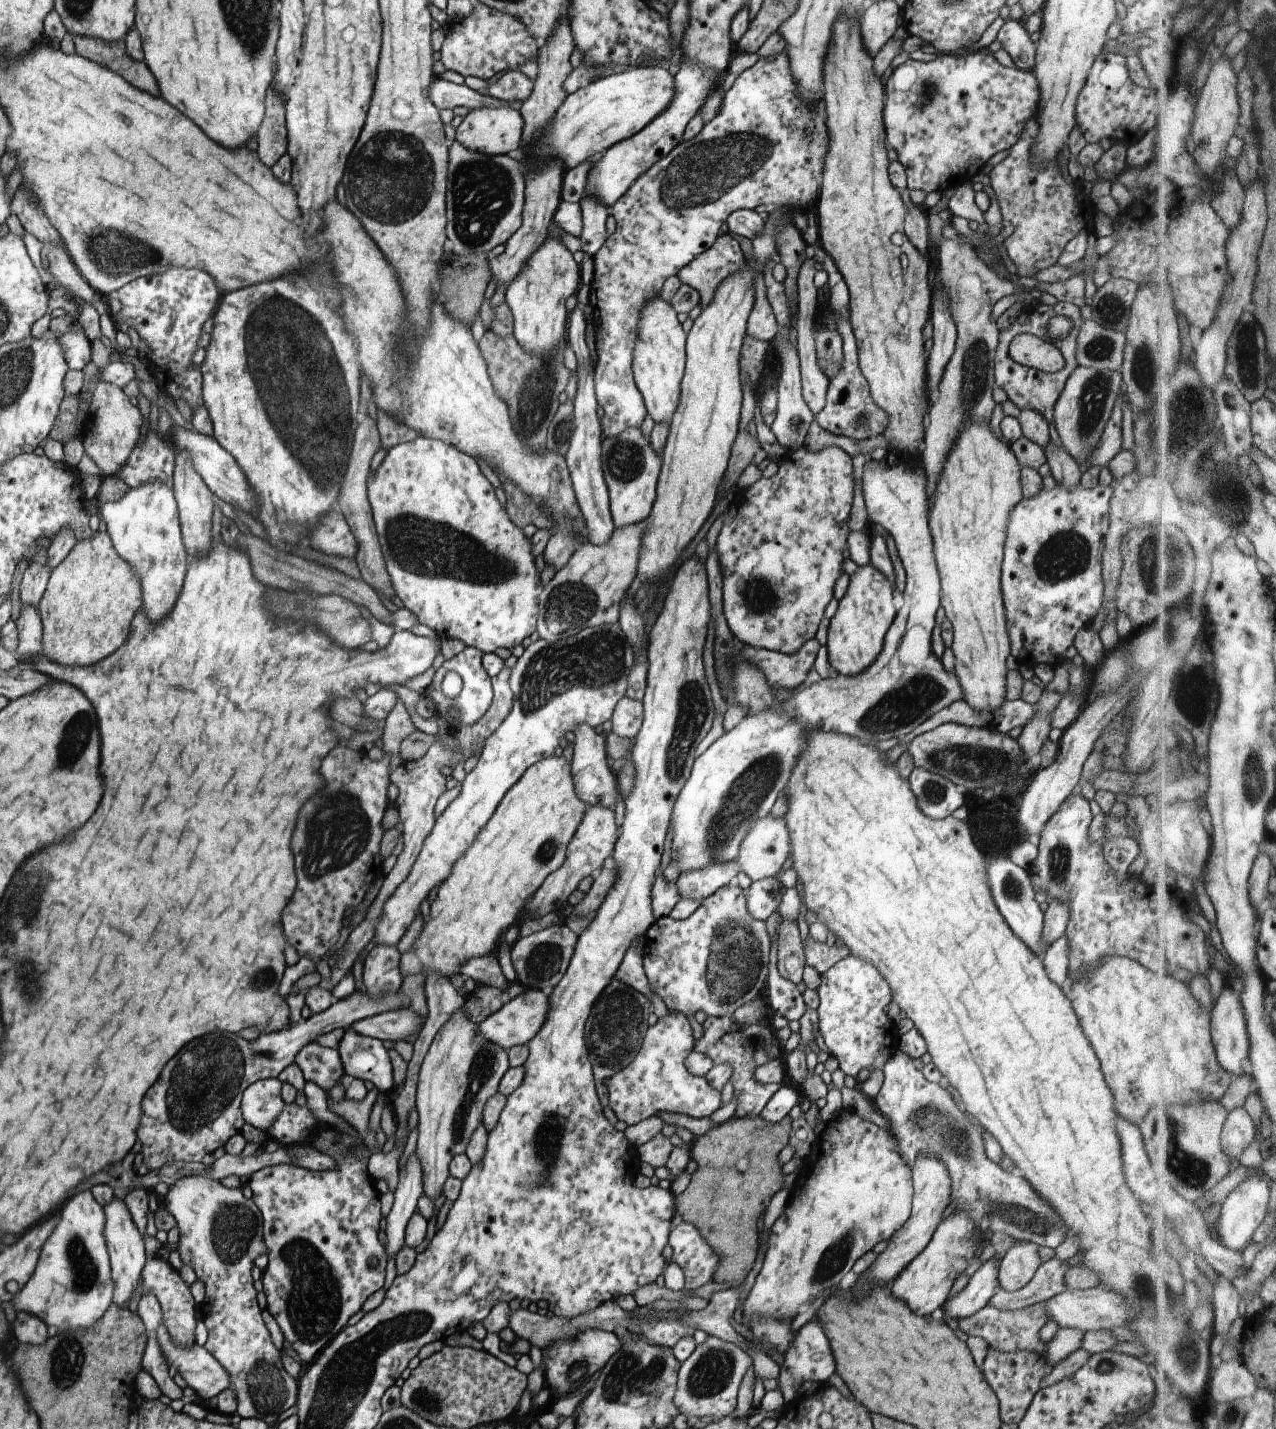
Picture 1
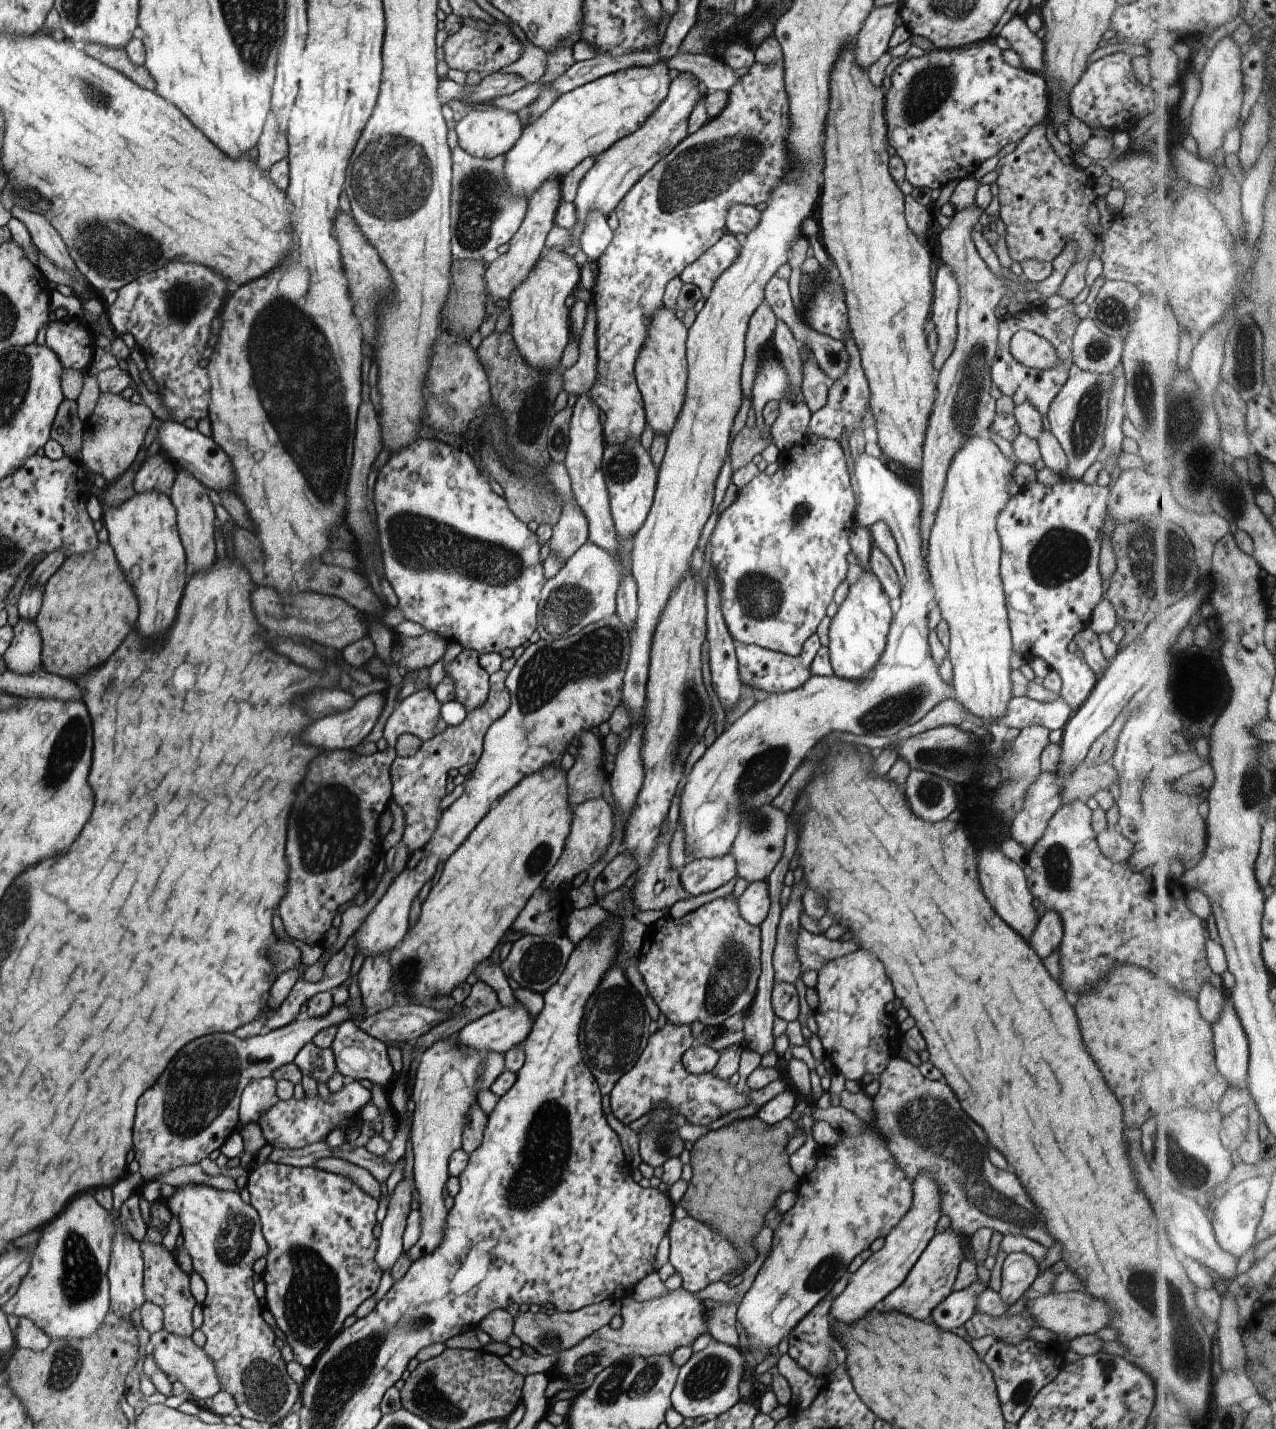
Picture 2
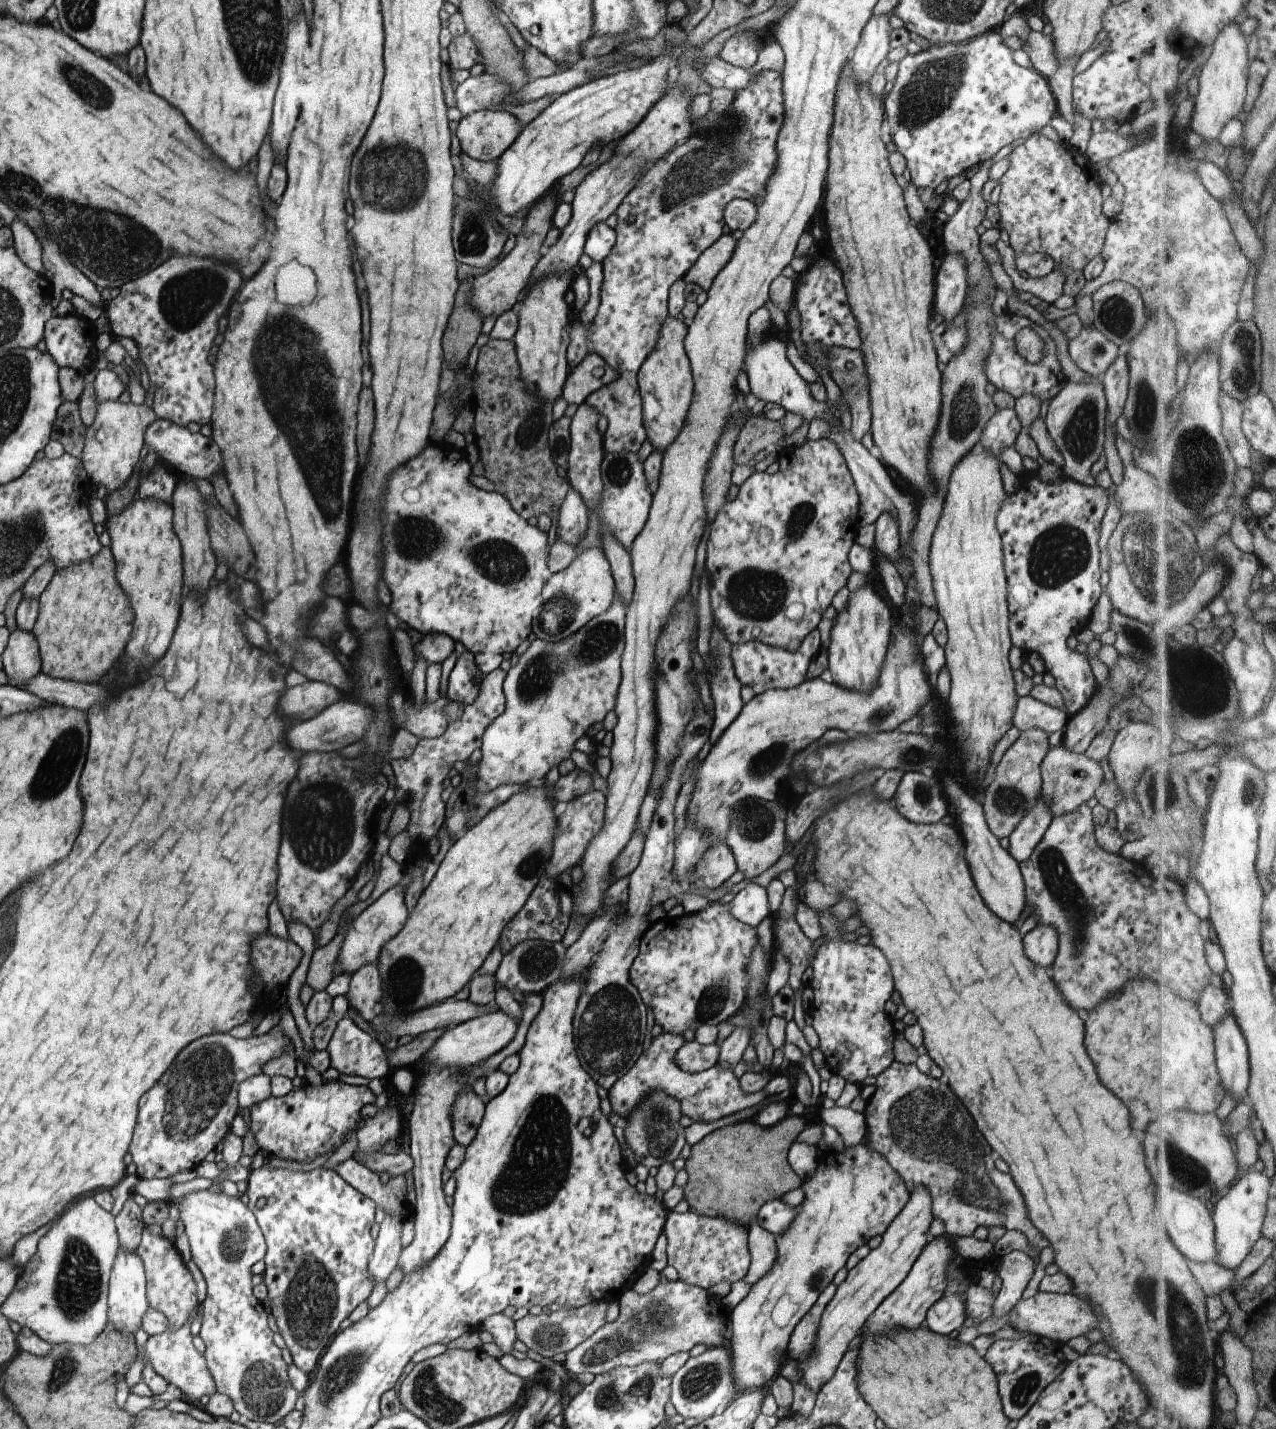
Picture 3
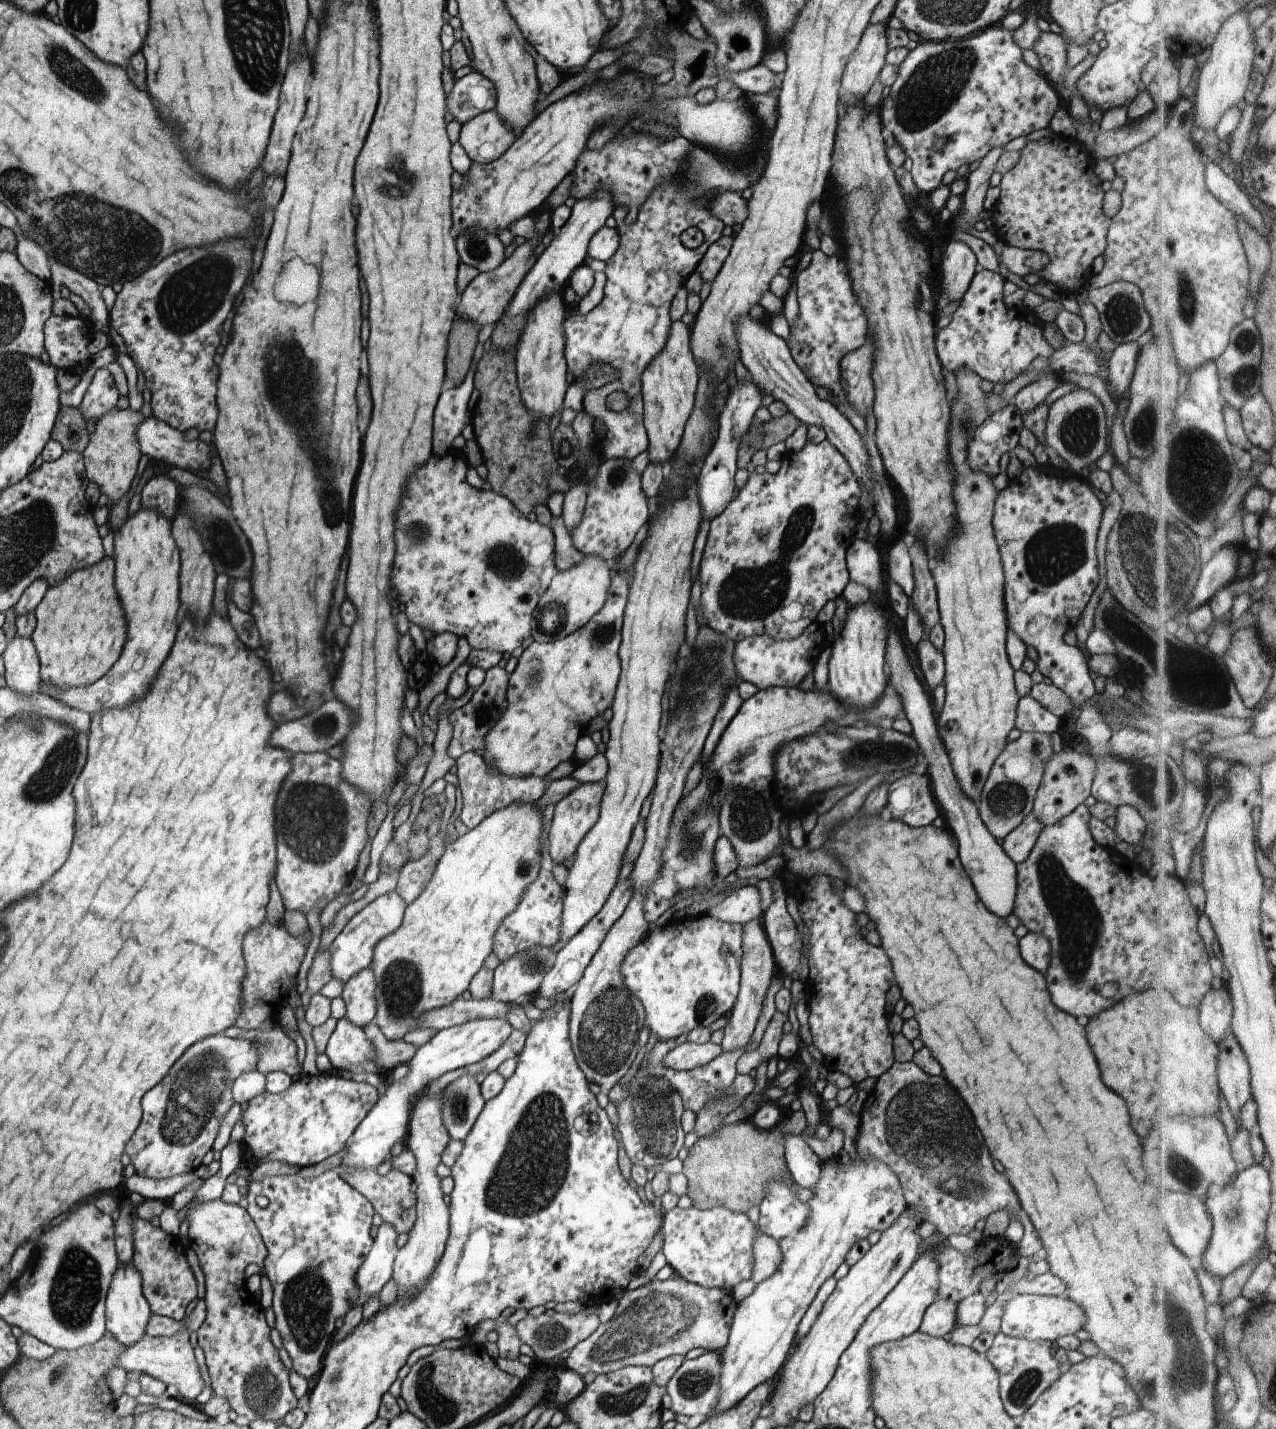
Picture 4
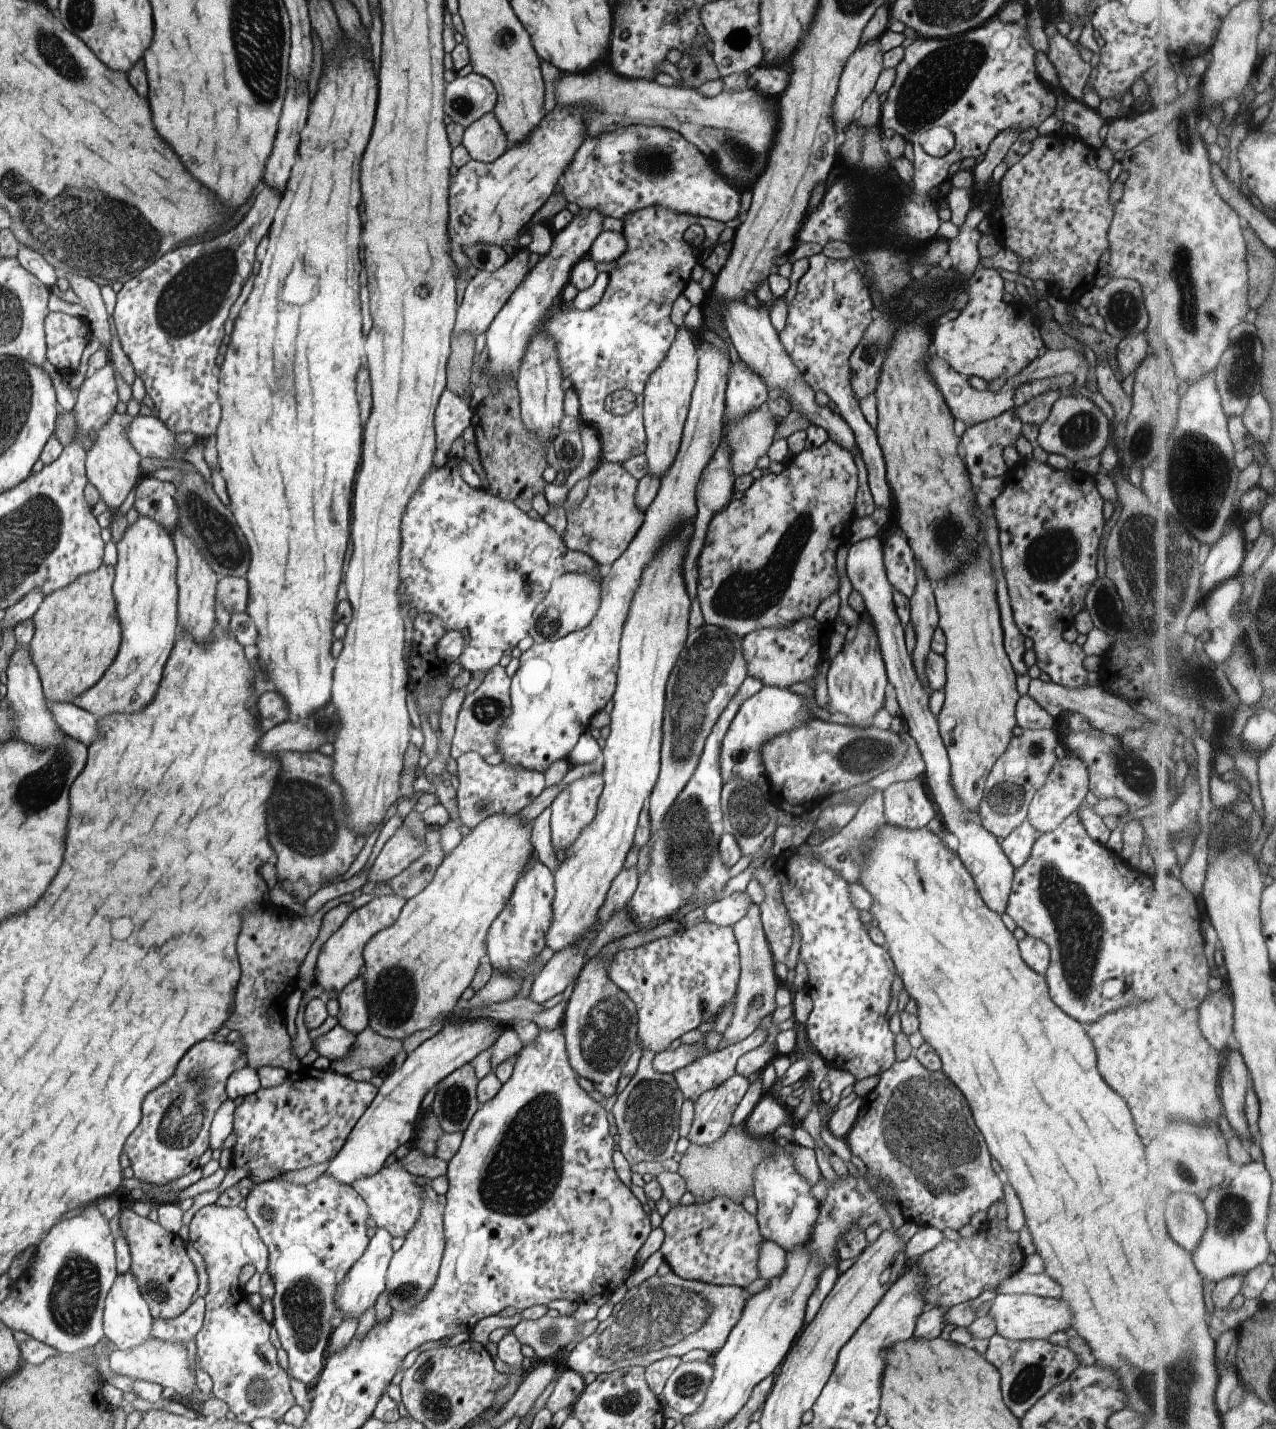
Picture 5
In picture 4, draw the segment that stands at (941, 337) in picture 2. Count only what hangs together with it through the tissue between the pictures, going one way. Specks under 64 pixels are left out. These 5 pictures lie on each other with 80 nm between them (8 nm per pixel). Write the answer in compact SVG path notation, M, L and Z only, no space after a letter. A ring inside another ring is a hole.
M950 240L941 261L941 304L961 302L978 267L966 243Z

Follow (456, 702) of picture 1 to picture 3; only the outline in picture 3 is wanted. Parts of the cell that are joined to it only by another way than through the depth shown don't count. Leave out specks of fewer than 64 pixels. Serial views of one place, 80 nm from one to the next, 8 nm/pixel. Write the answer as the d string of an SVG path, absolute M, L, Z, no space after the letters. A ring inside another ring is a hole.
M461 652L451 670L446 697L463 705L471 705L479 695L479 688L484 674L476 666L475 653Z

